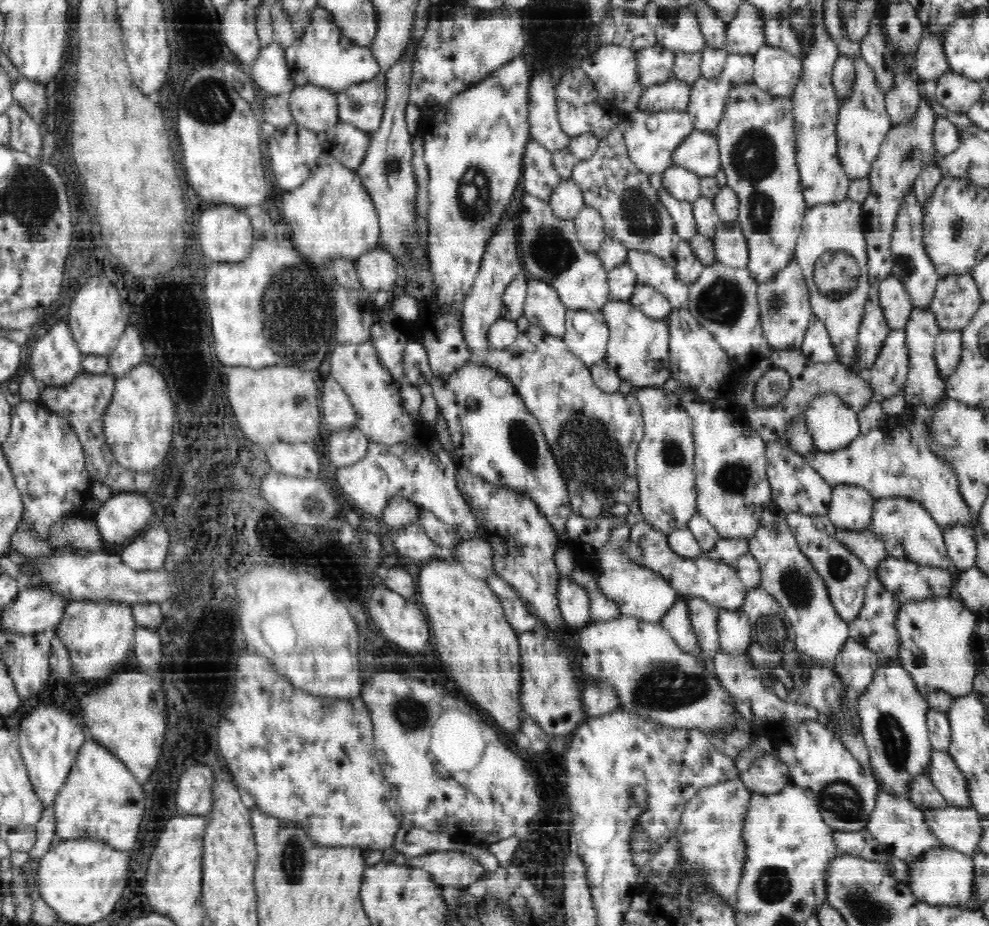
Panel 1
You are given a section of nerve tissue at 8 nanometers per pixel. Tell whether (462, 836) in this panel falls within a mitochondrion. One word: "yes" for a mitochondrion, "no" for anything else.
no

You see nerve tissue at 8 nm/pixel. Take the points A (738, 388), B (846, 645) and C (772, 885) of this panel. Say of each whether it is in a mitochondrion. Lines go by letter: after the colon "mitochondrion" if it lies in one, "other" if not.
A: other
B: other
C: mitochondrion

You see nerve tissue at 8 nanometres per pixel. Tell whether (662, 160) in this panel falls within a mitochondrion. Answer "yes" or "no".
no

